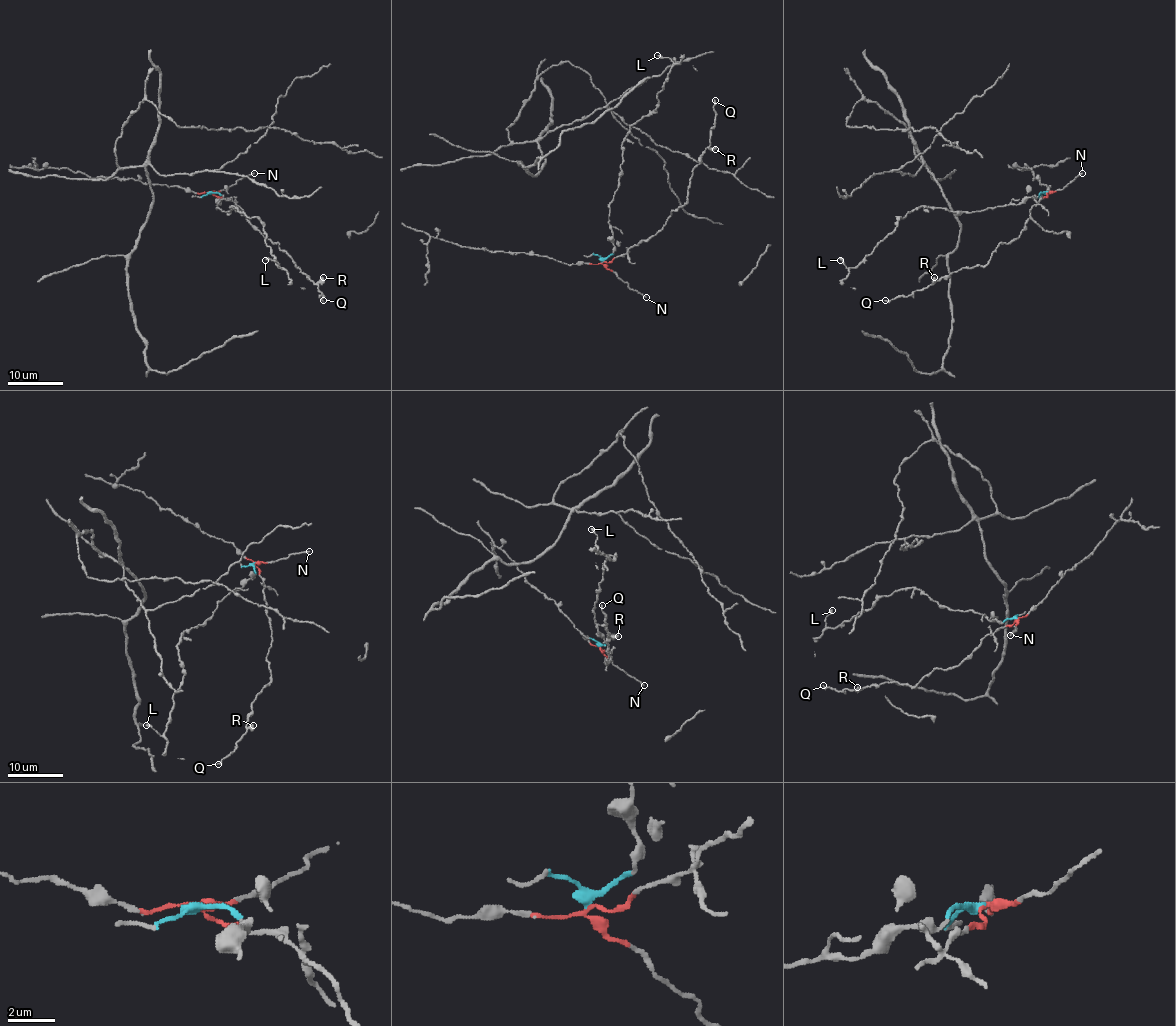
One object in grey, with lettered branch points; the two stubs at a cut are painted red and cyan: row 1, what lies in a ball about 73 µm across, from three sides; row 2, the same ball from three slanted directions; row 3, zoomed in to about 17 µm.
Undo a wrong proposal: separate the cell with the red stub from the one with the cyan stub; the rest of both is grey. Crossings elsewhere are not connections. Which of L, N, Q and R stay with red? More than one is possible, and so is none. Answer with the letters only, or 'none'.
N, Q, R

